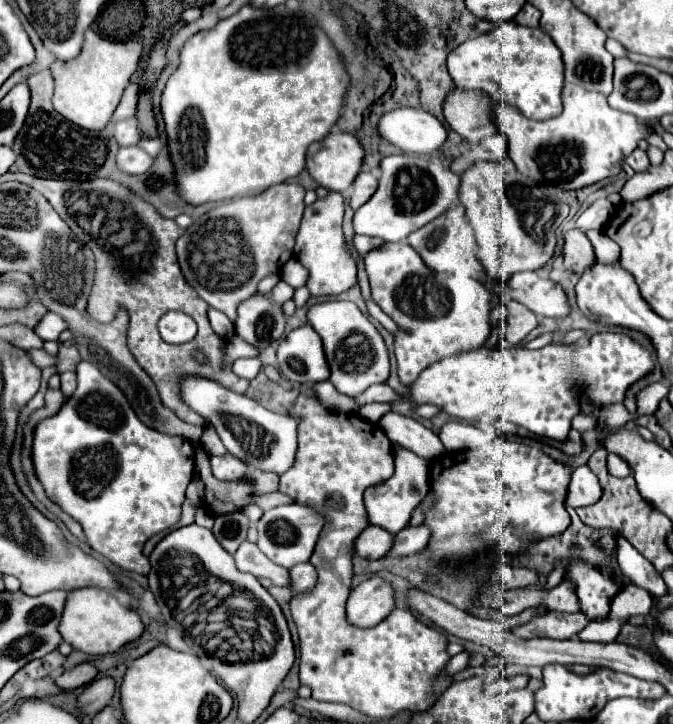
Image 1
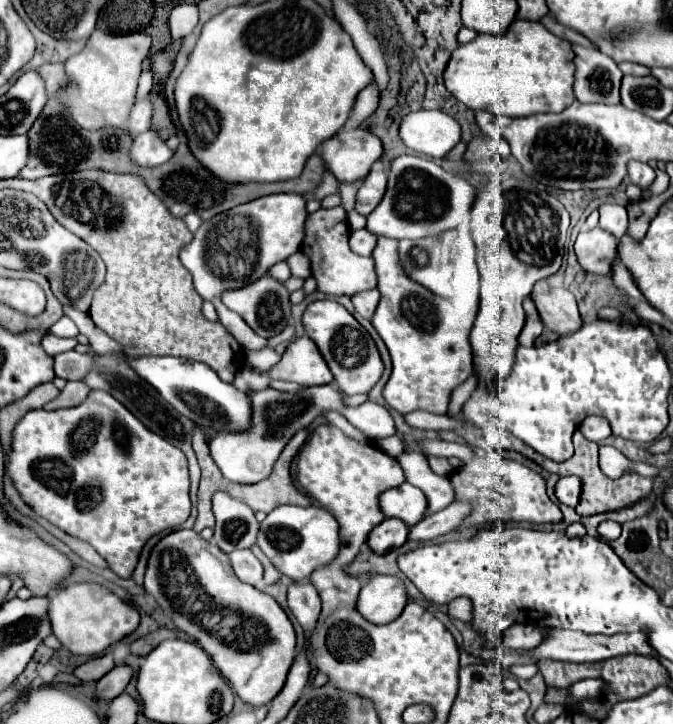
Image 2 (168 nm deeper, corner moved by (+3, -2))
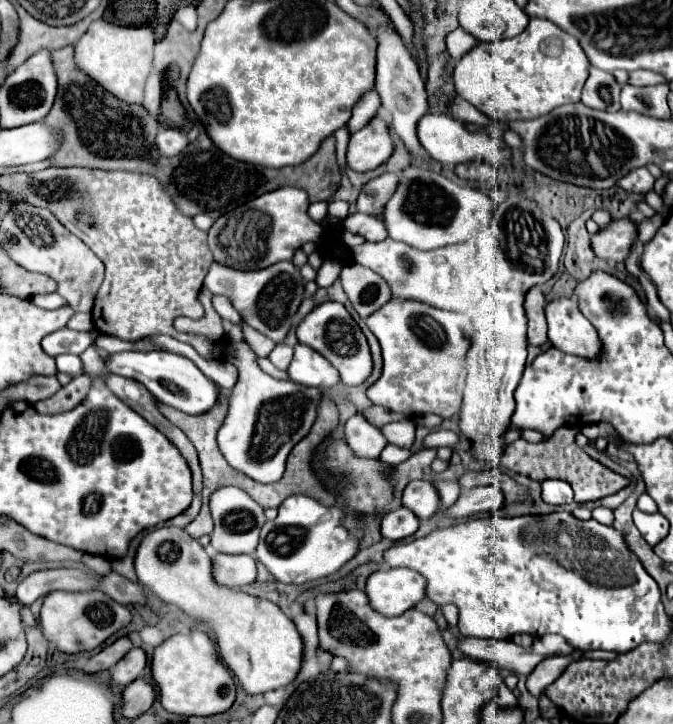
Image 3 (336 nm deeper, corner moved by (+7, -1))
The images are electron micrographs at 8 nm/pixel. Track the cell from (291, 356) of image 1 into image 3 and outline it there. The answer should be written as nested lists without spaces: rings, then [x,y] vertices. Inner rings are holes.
[[[301,343],[295,345],[295,355],[287,371],[295,383],[317,389],[327,389],[341,381],[337,369],[329,361],[325,361],[325,357]]]

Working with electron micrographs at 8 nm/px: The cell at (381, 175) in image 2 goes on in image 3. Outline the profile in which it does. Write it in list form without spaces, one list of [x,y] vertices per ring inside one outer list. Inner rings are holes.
[[[383,173],[377,179],[369,181],[357,199],[357,211],[381,215],[389,197],[393,197],[393,189],[397,189],[397,181],[399,177],[393,173]]]

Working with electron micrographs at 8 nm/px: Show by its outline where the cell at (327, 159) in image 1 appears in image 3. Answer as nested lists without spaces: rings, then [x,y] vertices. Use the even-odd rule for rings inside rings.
[[[375,115],[361,131],[357,131],[347,149],[347,167],[353,171],[371,171],[393,155],[393,139],[383,117]]]

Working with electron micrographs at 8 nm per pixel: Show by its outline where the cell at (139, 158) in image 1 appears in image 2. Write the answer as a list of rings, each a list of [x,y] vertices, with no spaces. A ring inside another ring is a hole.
[[[147,130],[133,138],[133,150],[129,150],[129,156],[137,166],[153,168],[165,164],[173,156],[173,150],[169,150],[153,130]]]

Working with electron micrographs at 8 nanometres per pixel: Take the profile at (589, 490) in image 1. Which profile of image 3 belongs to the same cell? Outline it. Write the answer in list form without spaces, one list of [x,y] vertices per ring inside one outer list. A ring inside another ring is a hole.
[[[547,479],[541,483],[541,499],[551,505],[563,505],[573,501],[573,489],[569,483],[559,479]]]

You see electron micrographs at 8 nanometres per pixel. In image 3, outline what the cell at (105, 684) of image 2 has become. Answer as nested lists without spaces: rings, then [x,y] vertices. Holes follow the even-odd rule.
[[[133,647],[113,669],[111,669],[111,683],[115,687],[125,687],[135,681],[147,665],[147,653],[141,647]]]

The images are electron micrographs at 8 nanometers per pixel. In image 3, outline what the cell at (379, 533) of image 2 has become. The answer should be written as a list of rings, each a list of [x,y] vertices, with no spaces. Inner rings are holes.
[[[399,507],[395,511],[389,511],[383,517],[381,533],[383,533],[383,537],[387,537],[391,541],[399,541],[399,539],[411,537],[417,531],[417,527],[419,527],[419,519],[415,517],[415,513],[405,507]]]

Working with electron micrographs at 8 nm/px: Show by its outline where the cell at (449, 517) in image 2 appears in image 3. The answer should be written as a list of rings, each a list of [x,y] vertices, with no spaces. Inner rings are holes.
[[[487,485],[487,487],[473,487],[473,489],[463,489],[461,497],[453,507],[449,507],[445,513],[449,517],[469,517],[473,513],[481,511],[497,511],[505,505],[505,497],[501,493],[499,485]]]

